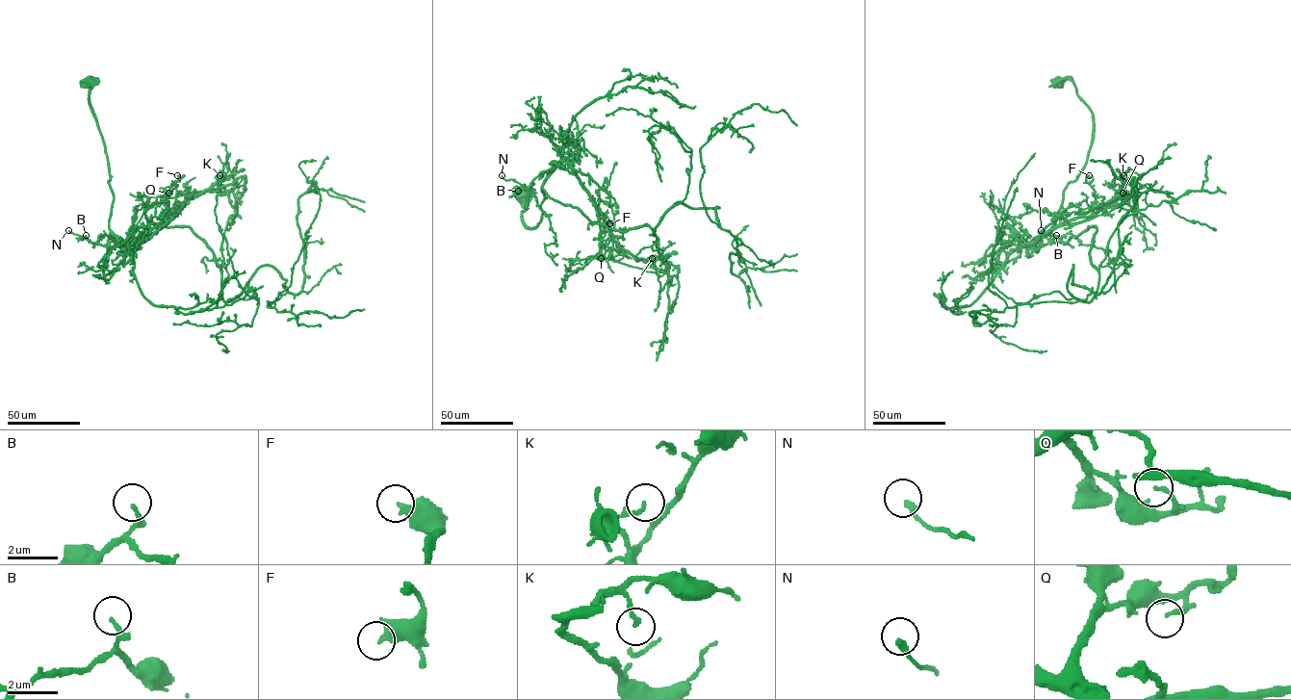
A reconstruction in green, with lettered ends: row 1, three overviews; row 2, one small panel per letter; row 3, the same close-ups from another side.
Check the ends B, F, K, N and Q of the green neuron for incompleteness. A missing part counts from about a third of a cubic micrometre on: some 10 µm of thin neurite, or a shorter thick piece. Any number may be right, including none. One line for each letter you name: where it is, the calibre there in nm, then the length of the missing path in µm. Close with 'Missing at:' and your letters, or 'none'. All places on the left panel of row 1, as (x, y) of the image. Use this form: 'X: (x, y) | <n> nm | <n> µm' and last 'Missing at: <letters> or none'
Missing at: none

